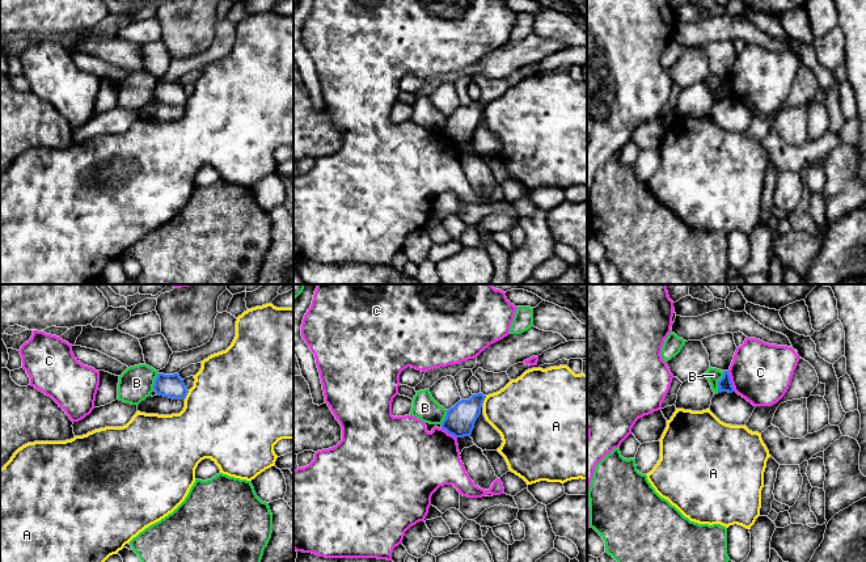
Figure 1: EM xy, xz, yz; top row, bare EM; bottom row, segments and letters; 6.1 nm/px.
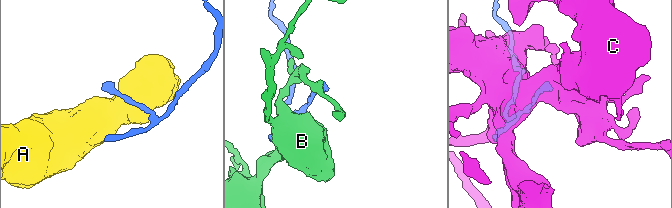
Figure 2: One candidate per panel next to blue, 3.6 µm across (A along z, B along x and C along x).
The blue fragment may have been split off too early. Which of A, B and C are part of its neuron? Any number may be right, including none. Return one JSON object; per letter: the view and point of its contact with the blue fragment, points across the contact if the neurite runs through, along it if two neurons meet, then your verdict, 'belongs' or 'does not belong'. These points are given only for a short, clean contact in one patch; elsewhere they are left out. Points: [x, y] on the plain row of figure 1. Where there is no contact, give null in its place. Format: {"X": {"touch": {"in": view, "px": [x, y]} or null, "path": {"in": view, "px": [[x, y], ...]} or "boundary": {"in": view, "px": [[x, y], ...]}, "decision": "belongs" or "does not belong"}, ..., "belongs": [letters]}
{"A": {"touch": {"in": "xy", "px": [186, 101]}, "decision": "does not belong"}, "B": {"touch": {"in": "yz", "px": [718, 88]}, "decision": "does not belong"}, "C": {"touch": {"in": "yz", "px": [730, 88]}, "decision": "does not belong"}, "belongs": []}

